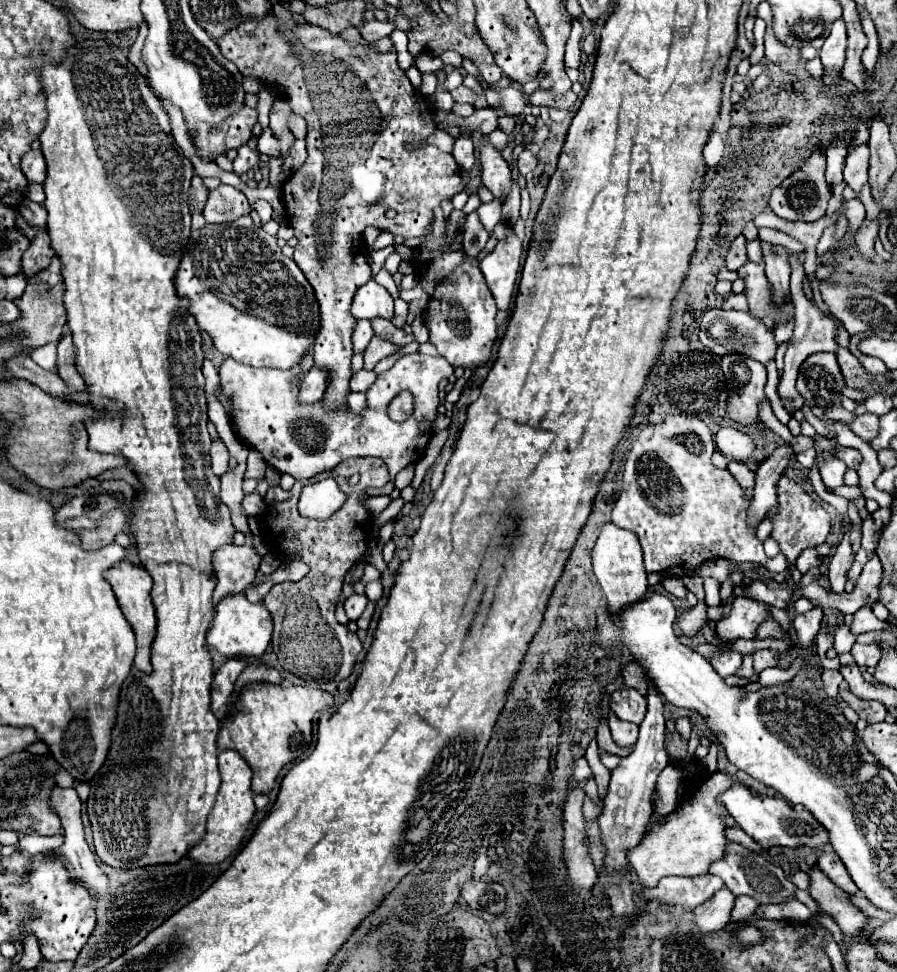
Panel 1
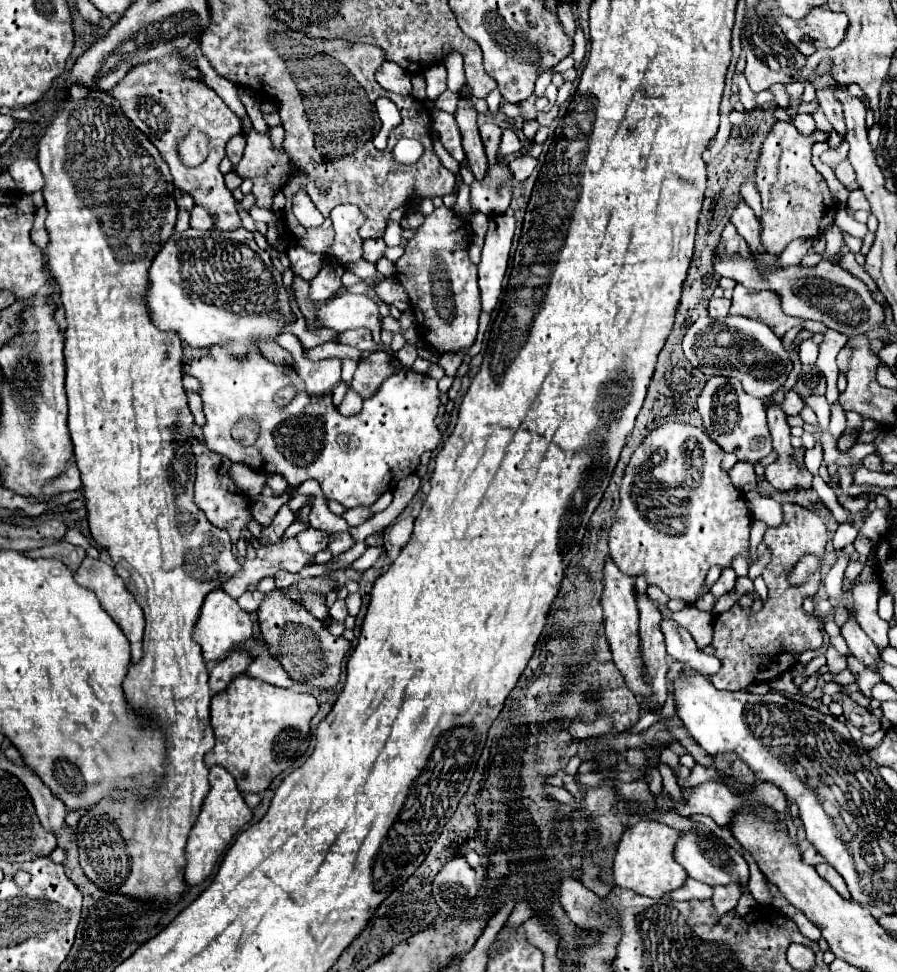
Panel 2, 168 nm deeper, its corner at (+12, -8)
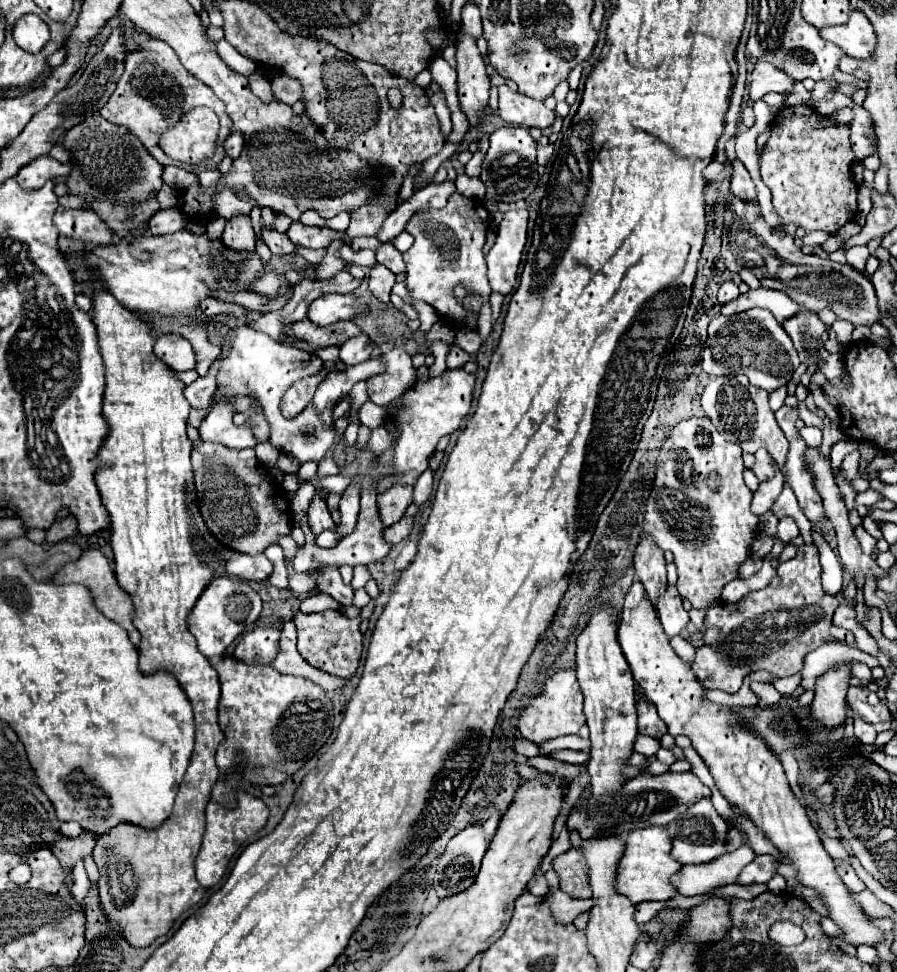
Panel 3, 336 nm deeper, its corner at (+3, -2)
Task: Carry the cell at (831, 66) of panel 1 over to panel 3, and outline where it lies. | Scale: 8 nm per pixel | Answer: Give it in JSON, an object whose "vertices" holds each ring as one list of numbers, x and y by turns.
{"vertices":[[853,107,853,121,849,129,851,129,851,147,855,151,857,161,863,161,867,155,873,153,871,125,873,125,871,115,863,107]]}

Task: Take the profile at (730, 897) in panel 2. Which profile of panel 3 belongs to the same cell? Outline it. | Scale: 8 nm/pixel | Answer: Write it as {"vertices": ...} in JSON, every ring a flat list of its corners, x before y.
{"vertices":[[755,855,755,859,741,869,737,883,743,887,755,885,755,883,767,883,775,875,775,857,771,855]]}

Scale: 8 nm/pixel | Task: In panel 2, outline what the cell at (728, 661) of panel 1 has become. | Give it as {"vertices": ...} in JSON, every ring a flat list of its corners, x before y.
{"vertices":[[670,617,662,619,660,631,664,633,666,649,672,659,684,661,688,667,692,667,694,671,700,671,702,675,718,673,720,661,714,655,706,655,706,653,698,651,692,635,684,627,680,627,674,619,670,619]]}

